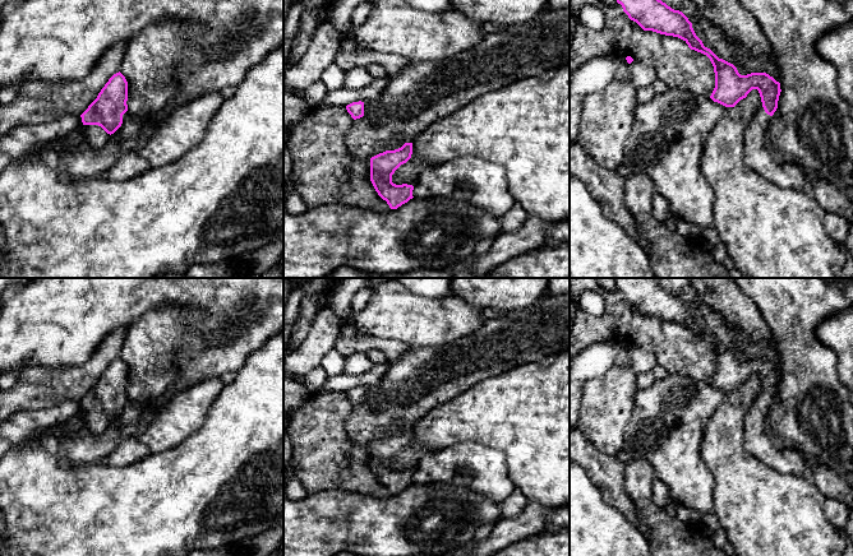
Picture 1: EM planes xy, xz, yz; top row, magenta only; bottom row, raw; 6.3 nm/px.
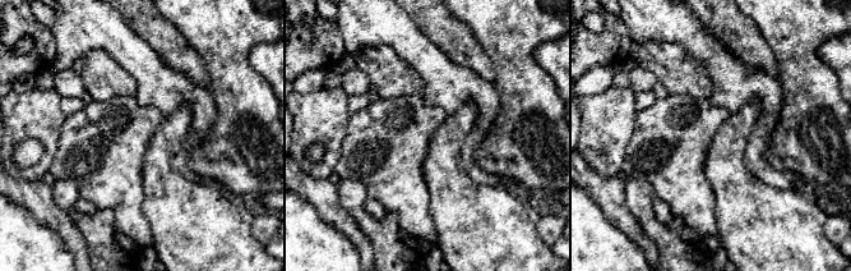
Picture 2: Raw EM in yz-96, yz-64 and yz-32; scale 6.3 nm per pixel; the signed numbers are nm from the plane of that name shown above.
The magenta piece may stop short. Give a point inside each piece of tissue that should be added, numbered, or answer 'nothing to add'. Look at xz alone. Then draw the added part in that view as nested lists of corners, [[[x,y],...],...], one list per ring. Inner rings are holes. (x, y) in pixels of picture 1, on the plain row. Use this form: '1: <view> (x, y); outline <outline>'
nothing to add

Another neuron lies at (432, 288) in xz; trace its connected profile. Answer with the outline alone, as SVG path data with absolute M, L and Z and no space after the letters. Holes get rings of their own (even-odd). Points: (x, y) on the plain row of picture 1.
M393 278L400 282L411 293L437 300L448 297L452 293L451 278Z

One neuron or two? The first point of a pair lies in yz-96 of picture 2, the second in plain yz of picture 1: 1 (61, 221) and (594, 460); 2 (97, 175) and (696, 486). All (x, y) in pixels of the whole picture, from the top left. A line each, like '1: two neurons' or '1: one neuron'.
1: one neuron
2: one neuron

